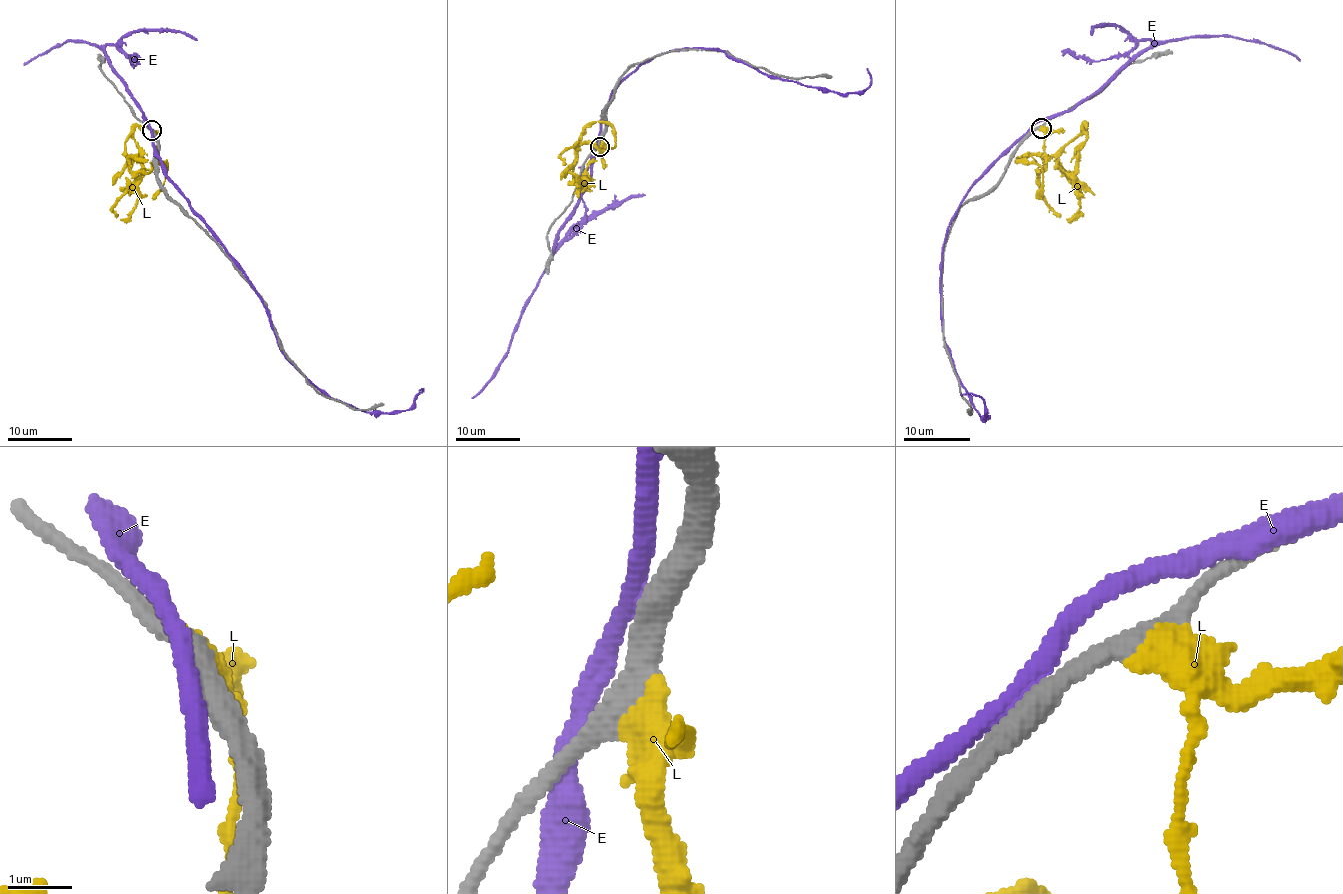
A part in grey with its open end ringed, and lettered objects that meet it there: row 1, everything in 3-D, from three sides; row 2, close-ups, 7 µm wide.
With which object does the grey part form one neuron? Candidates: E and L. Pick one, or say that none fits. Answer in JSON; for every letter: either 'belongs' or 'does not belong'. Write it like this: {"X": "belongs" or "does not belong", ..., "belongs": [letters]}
{"E": "does not belong", "L": "belongs", "belongs": ["L"]}

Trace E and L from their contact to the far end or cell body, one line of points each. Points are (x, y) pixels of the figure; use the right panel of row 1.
E: (1029, 132), (971, 187), (941, 255), (943, 338), (971, 402), (988, 417), (978, 396), (961, 396)
L: (1041, 127), (1046, 164), (1038, 170), (1067, 144), (1086, 136), (1074, 172), (1079, 210), (1067, 220)

